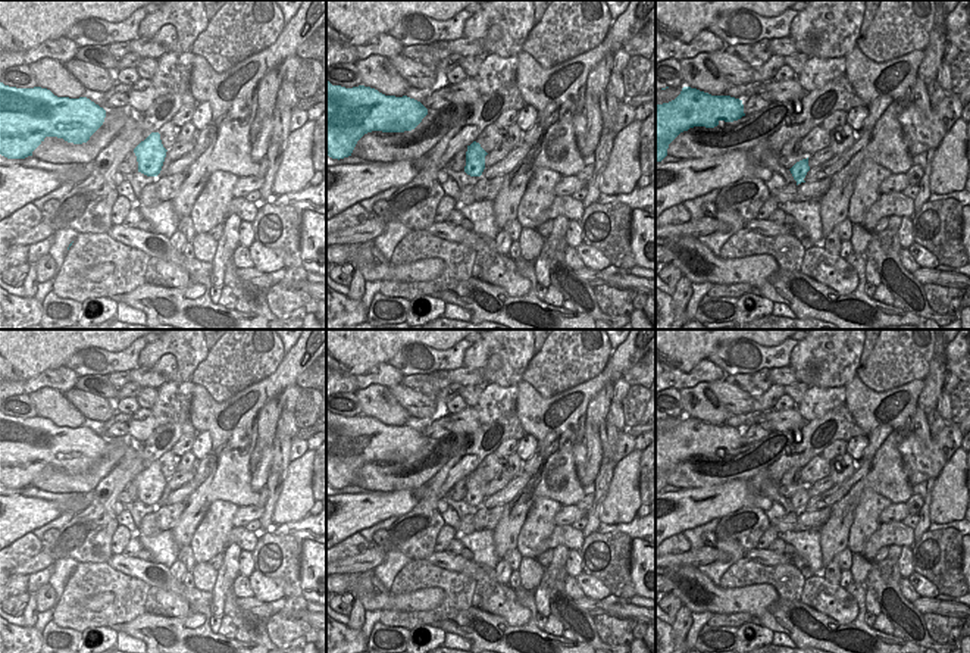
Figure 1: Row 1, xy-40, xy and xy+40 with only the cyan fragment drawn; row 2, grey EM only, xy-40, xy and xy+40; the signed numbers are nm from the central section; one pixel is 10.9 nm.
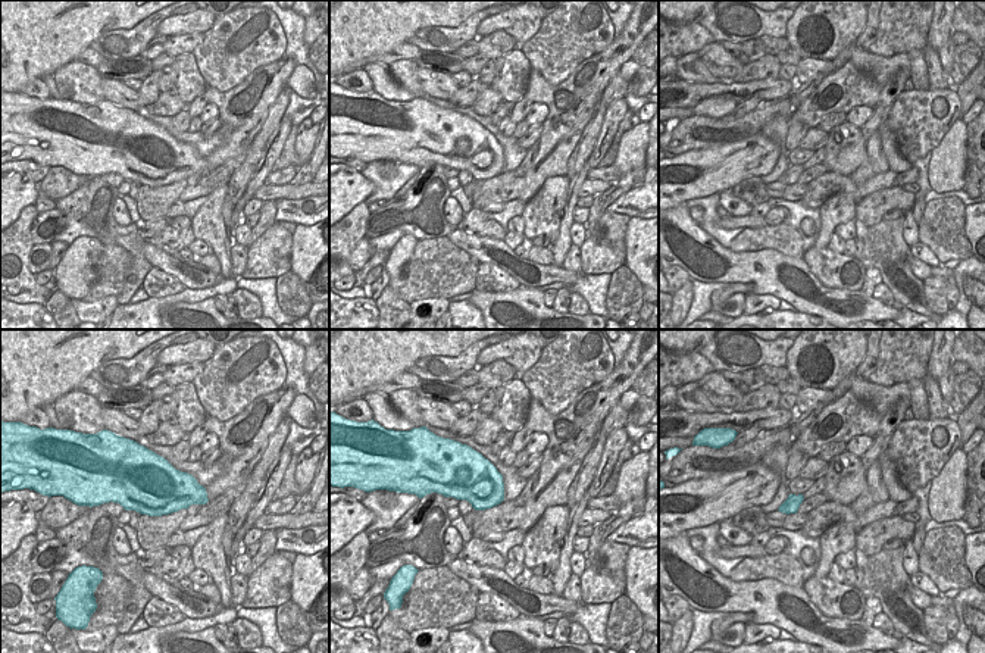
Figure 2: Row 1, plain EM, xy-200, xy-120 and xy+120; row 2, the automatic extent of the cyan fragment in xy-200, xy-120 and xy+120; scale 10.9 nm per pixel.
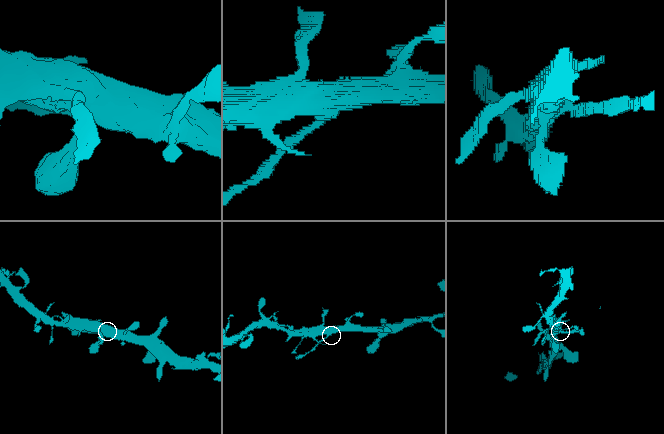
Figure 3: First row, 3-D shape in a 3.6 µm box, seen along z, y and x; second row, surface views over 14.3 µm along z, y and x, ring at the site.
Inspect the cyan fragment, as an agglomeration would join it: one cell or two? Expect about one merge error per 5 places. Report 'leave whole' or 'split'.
leave whole

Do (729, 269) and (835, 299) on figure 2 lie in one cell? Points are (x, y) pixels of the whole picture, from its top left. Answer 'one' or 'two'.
one

